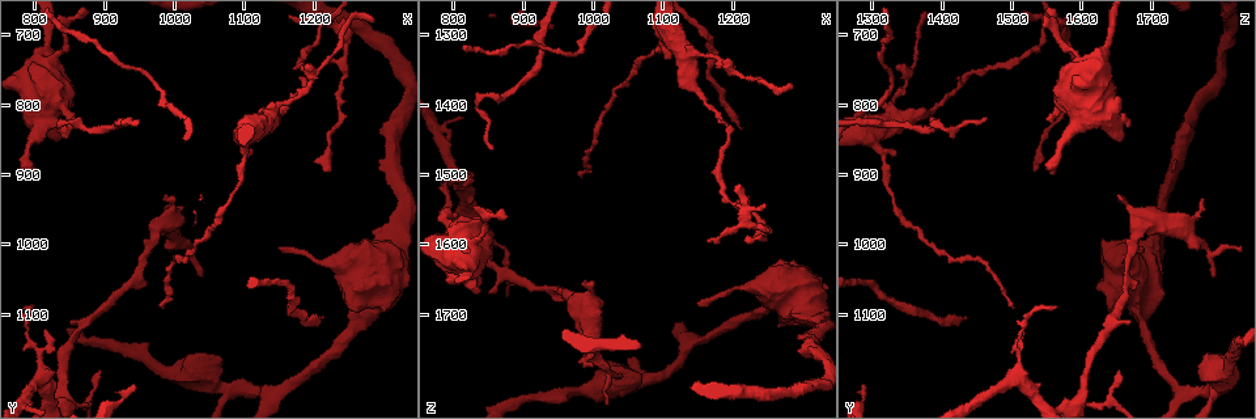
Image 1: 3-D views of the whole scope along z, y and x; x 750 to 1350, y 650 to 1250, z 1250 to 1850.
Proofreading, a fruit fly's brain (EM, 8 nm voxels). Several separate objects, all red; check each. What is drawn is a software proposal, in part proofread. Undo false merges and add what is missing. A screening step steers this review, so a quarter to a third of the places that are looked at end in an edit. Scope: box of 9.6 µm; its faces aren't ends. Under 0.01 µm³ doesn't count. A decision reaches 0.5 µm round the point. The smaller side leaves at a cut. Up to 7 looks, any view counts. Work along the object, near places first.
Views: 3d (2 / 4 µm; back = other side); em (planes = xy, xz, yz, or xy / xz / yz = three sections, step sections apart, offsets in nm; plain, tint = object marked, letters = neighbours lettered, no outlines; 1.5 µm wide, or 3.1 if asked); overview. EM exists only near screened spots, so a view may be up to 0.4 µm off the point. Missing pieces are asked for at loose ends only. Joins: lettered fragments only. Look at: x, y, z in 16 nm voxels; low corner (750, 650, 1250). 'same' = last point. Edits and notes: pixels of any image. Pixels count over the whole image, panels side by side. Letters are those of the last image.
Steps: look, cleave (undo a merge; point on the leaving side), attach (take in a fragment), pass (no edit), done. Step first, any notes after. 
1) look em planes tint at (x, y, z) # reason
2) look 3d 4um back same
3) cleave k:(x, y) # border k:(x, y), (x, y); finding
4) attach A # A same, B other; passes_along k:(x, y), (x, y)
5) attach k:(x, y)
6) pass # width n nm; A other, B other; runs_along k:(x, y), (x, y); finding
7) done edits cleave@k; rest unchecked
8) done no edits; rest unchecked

look 3d 2um at (1145, 815, 1375) # sudden change in width

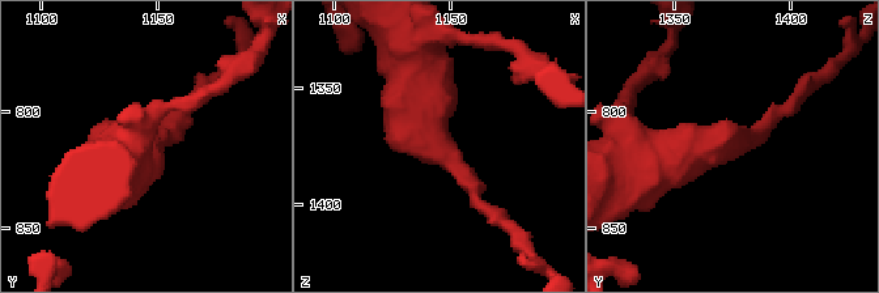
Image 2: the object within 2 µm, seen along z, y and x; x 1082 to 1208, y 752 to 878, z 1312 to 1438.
look em planes letters at (1147, 813, 1376)

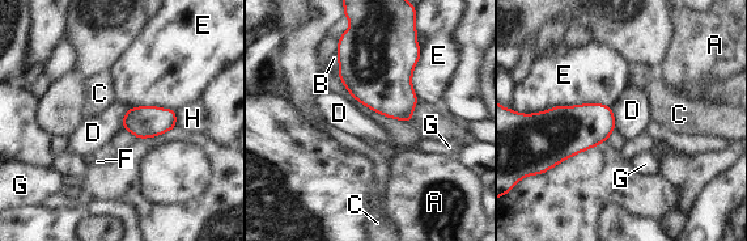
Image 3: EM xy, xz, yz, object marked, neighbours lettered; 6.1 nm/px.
pass # width 190 nm; A other, B other, C other, D other, E other, F other, G other, H other; border 3:(611, 106), (556, 105), (518, 113); continuous, no second neuron

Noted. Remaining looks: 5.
look em planes letters at (940, 1200, 1285) # free end

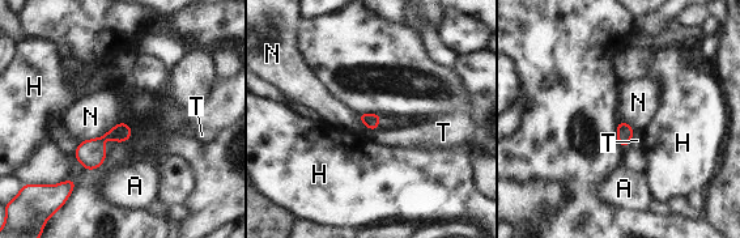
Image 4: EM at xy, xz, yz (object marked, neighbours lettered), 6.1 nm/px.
pass # A other, H other, N other, T other; border 4:(119, 122), (102, 135), (81, 141); none of them fits

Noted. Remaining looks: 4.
look 3d 2um at (810, 900, 1565)

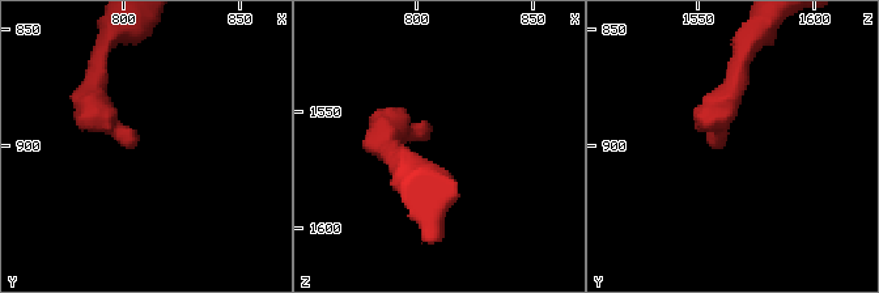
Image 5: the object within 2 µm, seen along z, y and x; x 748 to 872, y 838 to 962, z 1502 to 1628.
look em planes letters at (804, 900, 1560)

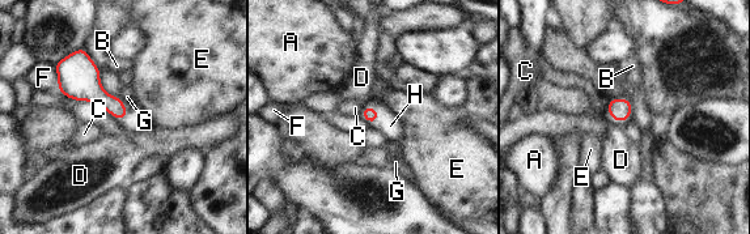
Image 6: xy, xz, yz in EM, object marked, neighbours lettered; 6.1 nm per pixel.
attach H # A other, B other, C other, D other, E other, F other, G other, H same; passes_along 6:(368, 113), (376, 115), (390, 126); the neuron continues

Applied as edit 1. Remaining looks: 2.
done edits attach@6; rest unchecked

